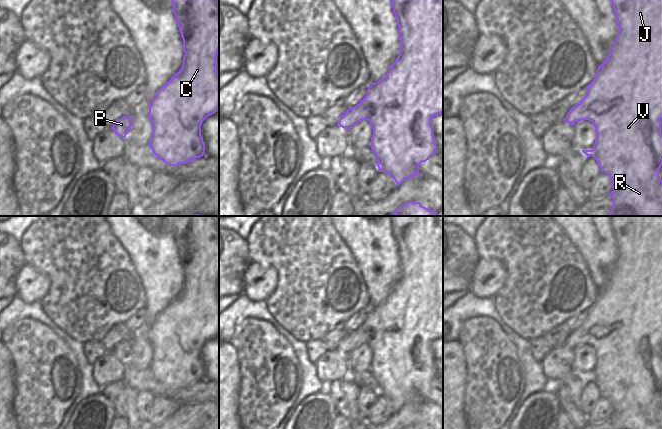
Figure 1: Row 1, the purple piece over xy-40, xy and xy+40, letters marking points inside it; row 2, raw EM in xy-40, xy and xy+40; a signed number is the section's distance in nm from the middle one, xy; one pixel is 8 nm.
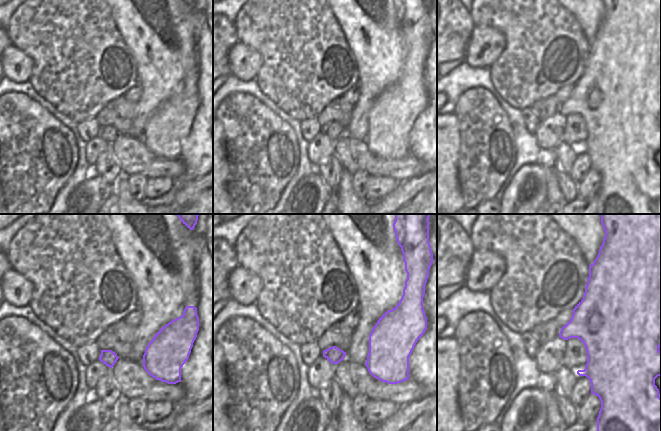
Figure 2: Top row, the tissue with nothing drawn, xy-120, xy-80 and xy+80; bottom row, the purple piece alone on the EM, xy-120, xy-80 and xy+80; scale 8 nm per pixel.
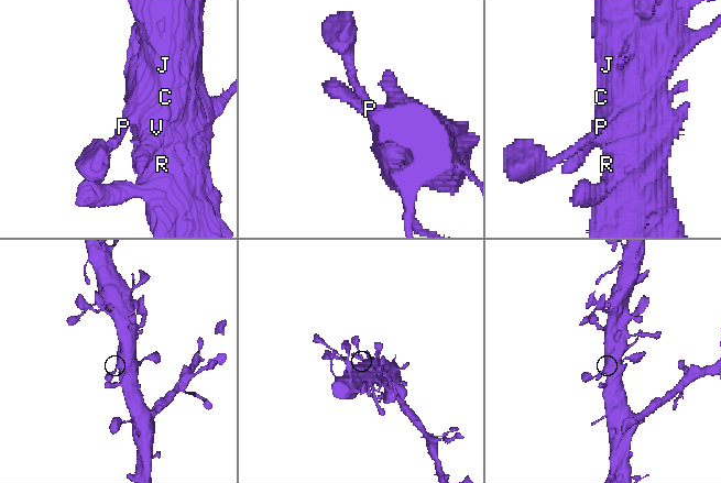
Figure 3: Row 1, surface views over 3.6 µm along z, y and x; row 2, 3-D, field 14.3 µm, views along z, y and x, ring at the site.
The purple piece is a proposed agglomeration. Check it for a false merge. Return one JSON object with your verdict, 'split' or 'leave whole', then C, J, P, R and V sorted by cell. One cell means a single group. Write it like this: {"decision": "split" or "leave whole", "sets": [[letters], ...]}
{"decision": "leave whole", "sets": [["C", "J", "P", "R", "V"]]}

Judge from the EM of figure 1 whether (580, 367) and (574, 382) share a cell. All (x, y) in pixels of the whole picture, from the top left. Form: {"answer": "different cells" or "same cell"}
{"answer": "different cells"}

